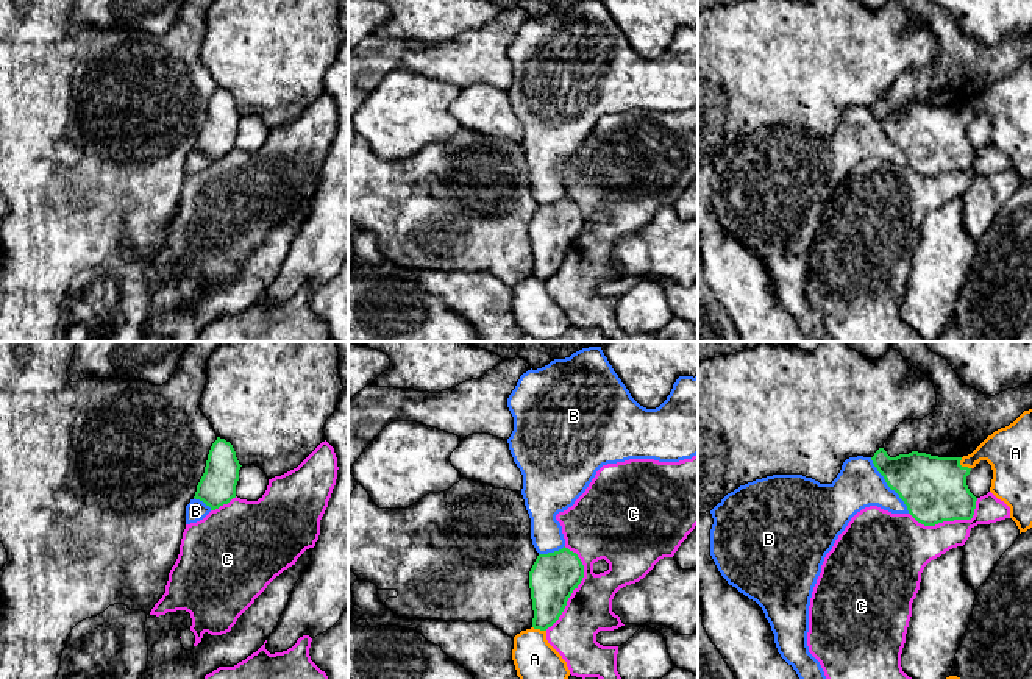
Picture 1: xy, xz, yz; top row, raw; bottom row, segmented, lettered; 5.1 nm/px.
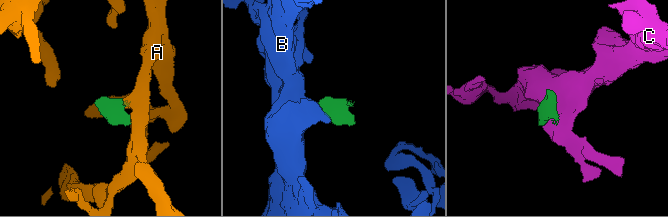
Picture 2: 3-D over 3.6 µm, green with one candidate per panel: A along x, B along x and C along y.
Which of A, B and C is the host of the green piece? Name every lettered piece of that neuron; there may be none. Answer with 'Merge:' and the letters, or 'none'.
Merge: A

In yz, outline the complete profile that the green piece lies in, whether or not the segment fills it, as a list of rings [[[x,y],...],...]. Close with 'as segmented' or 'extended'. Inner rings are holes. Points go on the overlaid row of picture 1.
[[[1032,409],[995,431],[963,457],[938,457],[918,451],[890,457],[884,448],[879,448],[871,460],[887,485],[904,501],[909,514],[924,526],[973,518],[977,498],[970,492],[966,476],[980,460],[987,460],[993,470],[990,492],[1010,507],[1010,518],[1020,534],[1032,528]]] | extended

